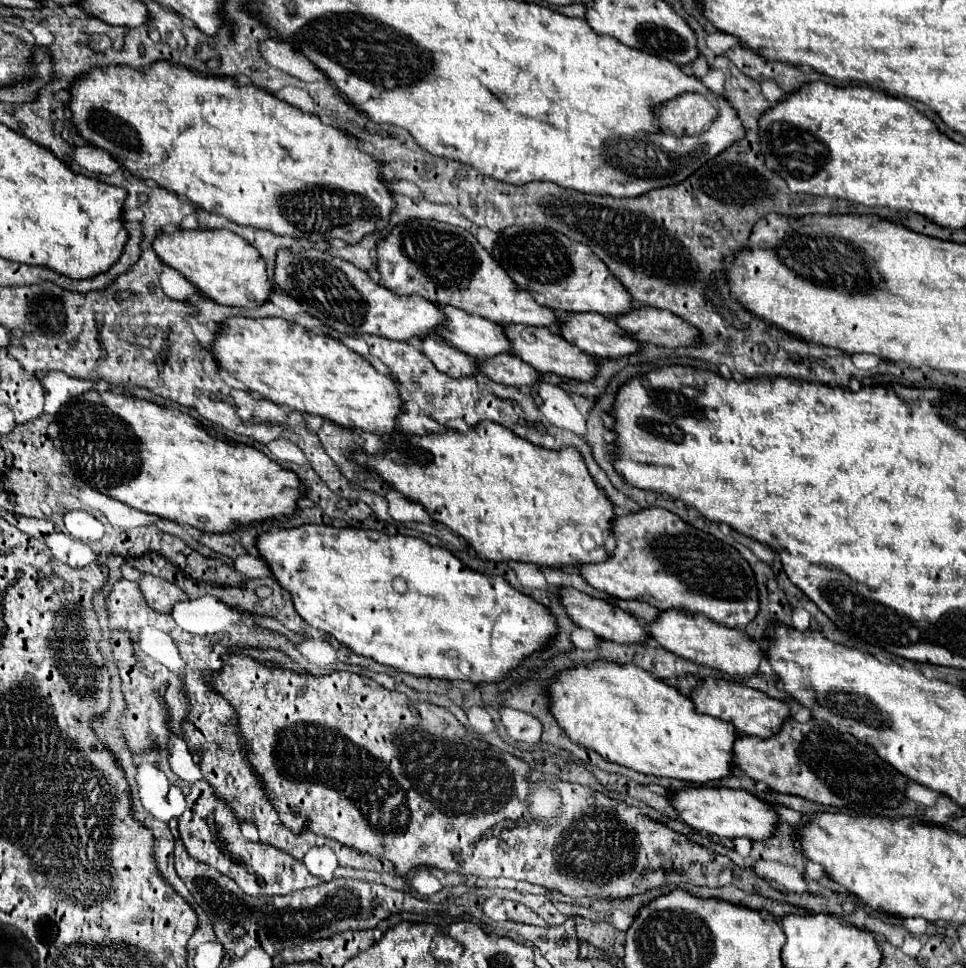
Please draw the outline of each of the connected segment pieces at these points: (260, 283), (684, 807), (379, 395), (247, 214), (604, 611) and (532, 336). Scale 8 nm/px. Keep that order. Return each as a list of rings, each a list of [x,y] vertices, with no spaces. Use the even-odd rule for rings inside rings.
[[[197,229],[197,231],[175,231],[171,233],[161,233],[155,239],[155,253],[163,259],[165,265],[177,269],[181,275],[185,275],[191,283],[195,283],[201,291],[201,295],[213,299],[215,303],[221,305],[231,305],[231,307],[245,307],[245,309],[255,309],[261,307],[265,301],[269,301],[269,295],[273,291],[273,285],[267,277],[267,265],[259,251],[241,235],[231,233],[227,229]]]
[[[725,787],[681,789],[671,793],[671,803],[687,825],[717,837],[747,837],[751,841],[767,841],[769,837],[773,837],[779,823],[779,815],[775,813],[775,809],[749,791],[735,791]]]
[[[231,317],[225,321],[225,329],[217,335],[213,343],[213,357],[249,391],[255,391],[277,405],[287,405],[299,413],[319,415],[323,419],[333,421],[339,427],[353,427],[381,435],[397,431],[397,417],[403,413],[403,399],[397,381],[391,375],[379,373],[365,357],[351,351],[349,347],[345,347],[329,335],[317,335],[301,325],[287,323],[285,319],[277,317]]]
[[[157,61],[149,71],[137,71],[131,67],[115,65],[115,67],[105,67],[105,69],[93,71],[91,75],[87,75],[87,79],[79,79],[79,83],[75,83],[75,87],[71,87],[71,111],[73,111],[73,123],[75,123],[75,129],[79,131],[79,135],[83,139],[91,141],[93,145],[101,147],[109,155],[113,155],[121,163],[121,167],[125,167],[129,173],[133,173],[141,179],[153,179],[167,191],[187,197],[191,203],[195,203],[203,211],[223,215],[239,225],[251,225],[257,229],[273,231],[277,235],[289,235],[295,239],[307,239],[307,241],[341,239],[341,241],[353,245],[353,243],[359,243],[369,233],[383,231],[389,225],[391,213],[395,209],[393,193],[385,185],[381,171],[379,171],[381,163],[375,157],[357,149],[351,143],[351,137],[347,133],[343,133],[341,129],[321,123],[321,119],[317,115],[303,113],[301,109],[289,105],[287,101],[277,99],[275,95],[259,89],[253,83],[241,85],[237,79],[231,79],[225,75],[217,77],[211,73],[193,71],[193,69],[187,69],[183,65],[175,65],[169,61]]]
[[[561,589],[561,601],[569,613],[569,617],[583,629],[591,629],[595,635],[607,639],[607,641],[615,641],[615,643],[645,643],[651,639],[649,631],[645,629],[645,625],[633,617],[631,613],[603,601],[603,599],[595,599],[589,597],[587,593],[581,593],[577,589]]]
[[[507,325],[505,333],[511,341],[511,353],[533,365],[541,373],[557,373],[563,379],[573,381],[591,381],[597,375],[597,357],[581,351],[559,333],[553,333],[549,327],[533,327],[533,325]]]

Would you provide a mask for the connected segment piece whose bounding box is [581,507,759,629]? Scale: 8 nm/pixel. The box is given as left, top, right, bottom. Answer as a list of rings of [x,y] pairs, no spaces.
[[[649,507],[635,515],[617,517],[613,527],[617,533],[615,553],[605,563],[581,565],[583,577],[595,589],[601,589],[619,599],[647,601],[655,605],[659,611],[687,609],[687,611],[703,613],[711,621],[723,623],[727,627],[743,629],[747,623],[751,623],[757,617],[757,611],[759,611],[757,581],[755,581],[751,565],[741,557],[741,553],[735,547],[727,545],[725,541],[719,541],[717,537],[711,539],[709,533],[695,529],[693,525],[685,523],[679,515],[659,507]]]

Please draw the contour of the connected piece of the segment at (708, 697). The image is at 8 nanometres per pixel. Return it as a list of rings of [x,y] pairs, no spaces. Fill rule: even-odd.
[[[707,677],[707,679],[699,681],[691,699],[699,713],[707,713],[721,721],[733,723],[735,729],[739,731],[739,735],[753,735],[753,737],[767,739],[771,735],[775,735],[777,731],[781,731],[785,719],[789,717],[789,705],[785,701],[773,699],[773,697],[765,695],[763,691],[751,689],[737,681],[727,681],[721,677]]]

